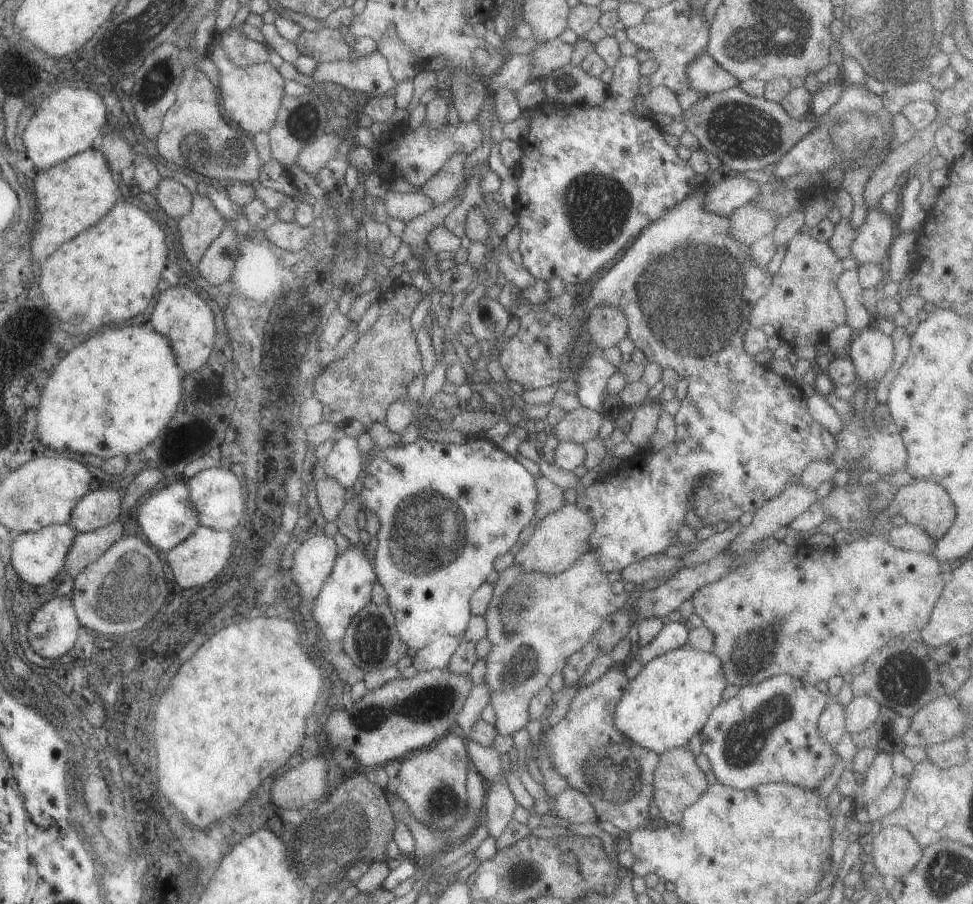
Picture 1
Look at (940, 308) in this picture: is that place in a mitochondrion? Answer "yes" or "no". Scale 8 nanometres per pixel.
no

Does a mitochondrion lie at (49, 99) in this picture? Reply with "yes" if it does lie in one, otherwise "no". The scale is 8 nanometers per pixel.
no

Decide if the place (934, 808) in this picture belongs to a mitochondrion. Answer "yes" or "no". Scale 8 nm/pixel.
no

